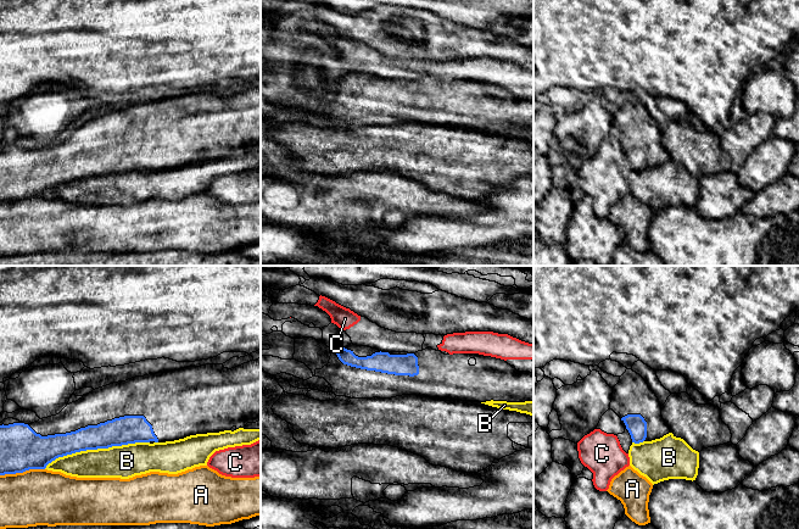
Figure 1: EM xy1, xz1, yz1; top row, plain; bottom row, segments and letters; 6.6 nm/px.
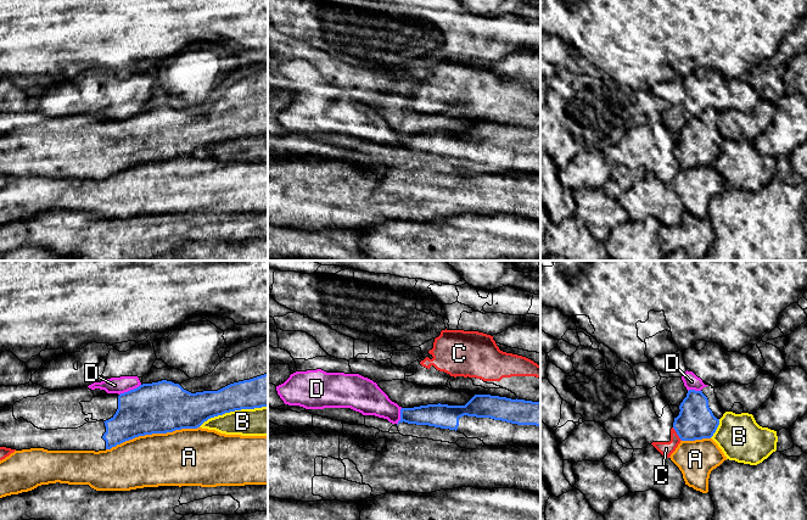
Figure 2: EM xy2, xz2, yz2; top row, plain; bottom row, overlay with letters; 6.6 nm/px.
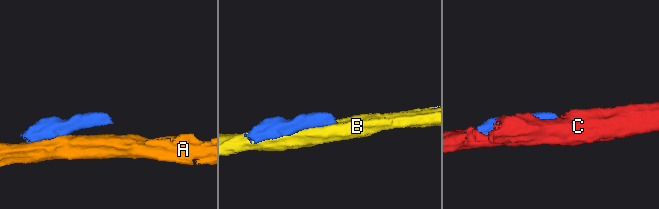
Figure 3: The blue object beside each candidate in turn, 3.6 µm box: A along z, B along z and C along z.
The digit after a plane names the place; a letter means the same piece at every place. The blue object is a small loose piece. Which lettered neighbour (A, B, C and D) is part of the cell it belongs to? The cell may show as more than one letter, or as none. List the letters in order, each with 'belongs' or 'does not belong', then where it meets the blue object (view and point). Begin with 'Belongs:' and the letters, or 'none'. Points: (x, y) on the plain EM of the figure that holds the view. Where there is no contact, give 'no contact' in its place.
Belongs: none
A: does not belong; meets blue in xy2 at (152, 160)
B: does not belong; meets blue in xy1 at (96, 176)
C: does not belong; meets blue in yz2 at (677, 161)
D: does not belong; meets blue in xy2 at (130, 117)

